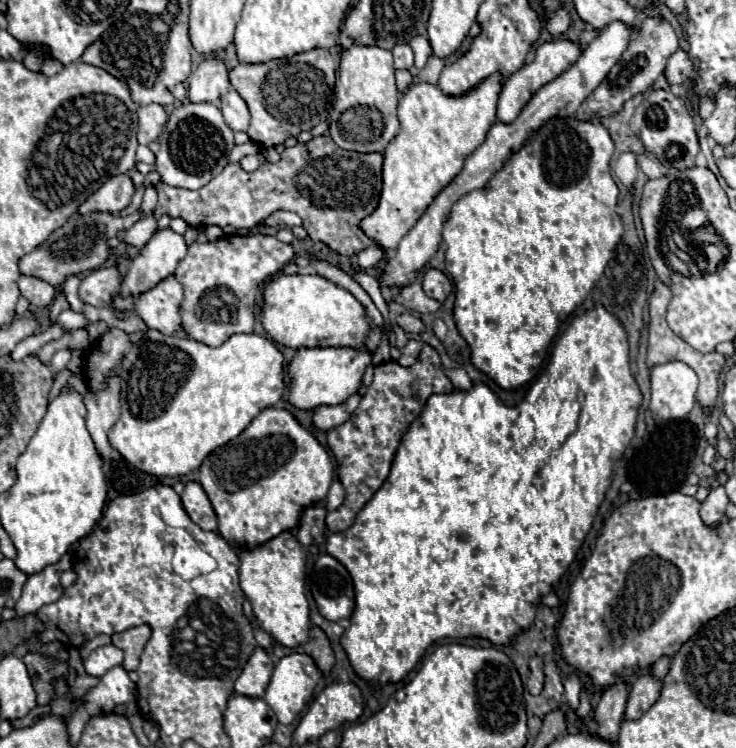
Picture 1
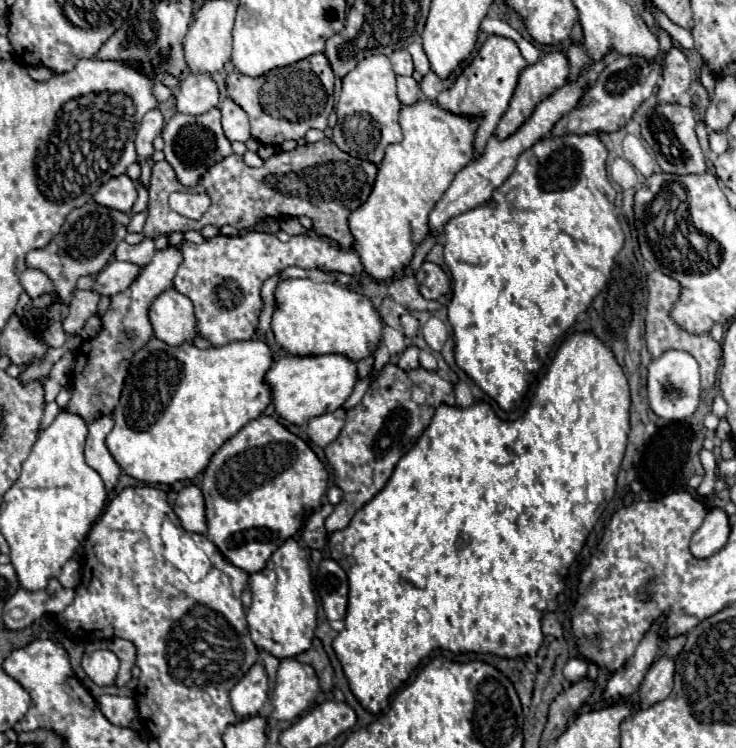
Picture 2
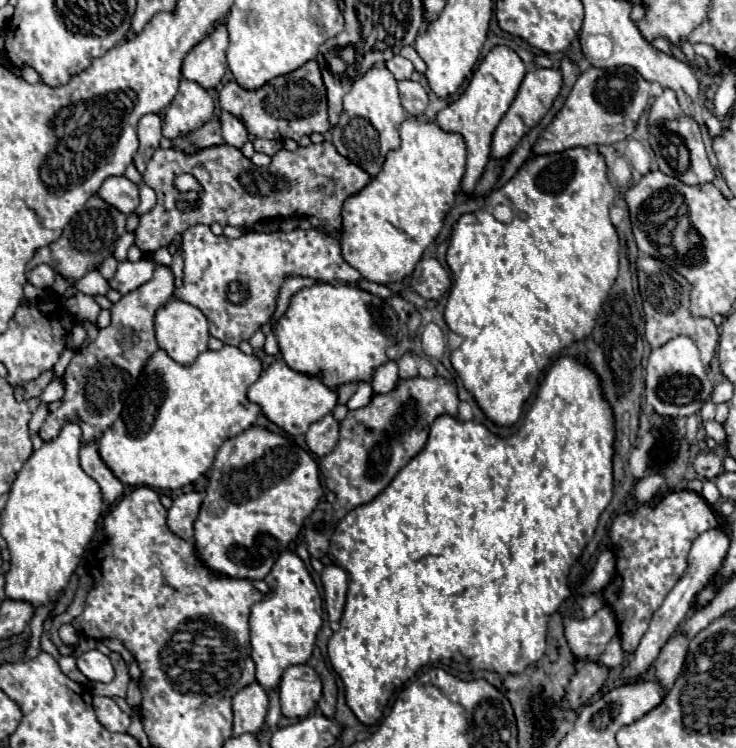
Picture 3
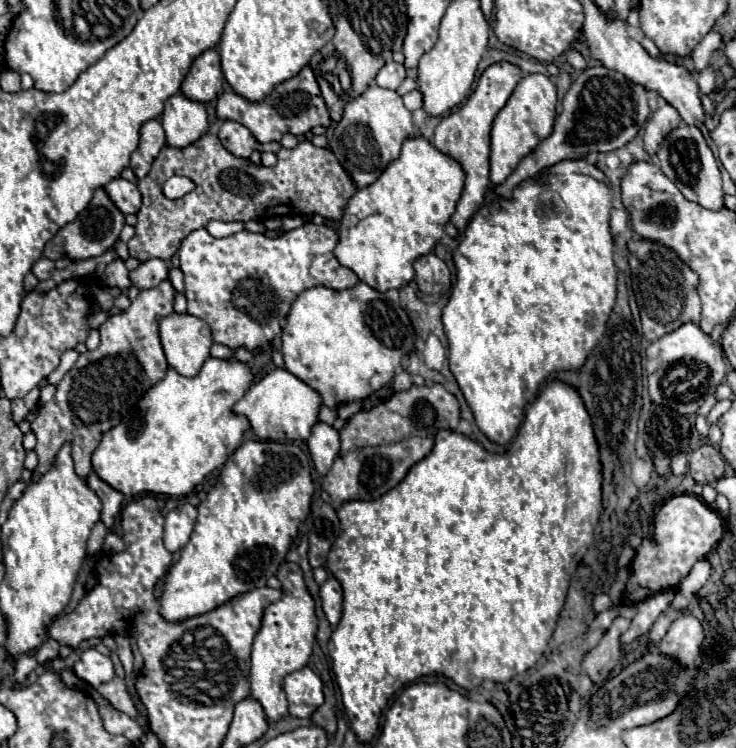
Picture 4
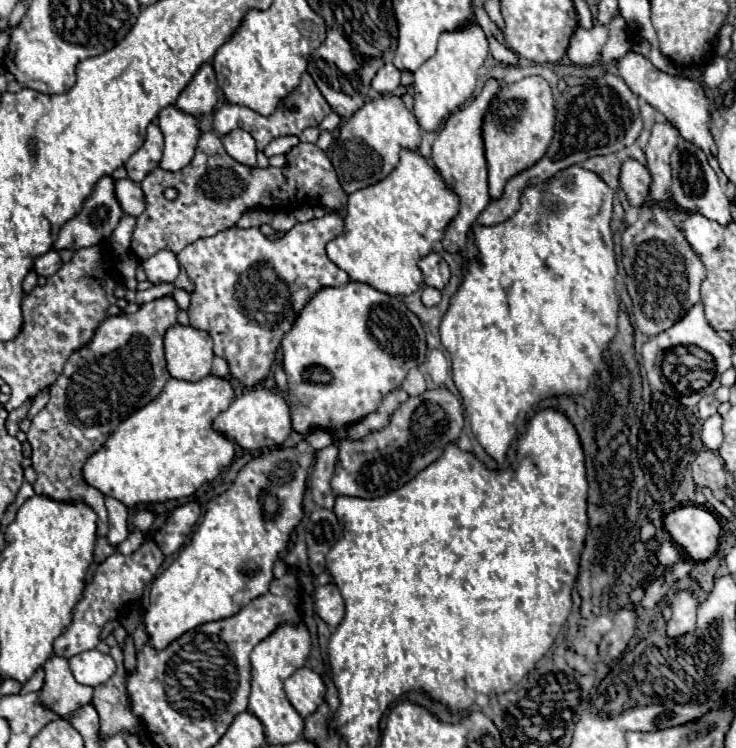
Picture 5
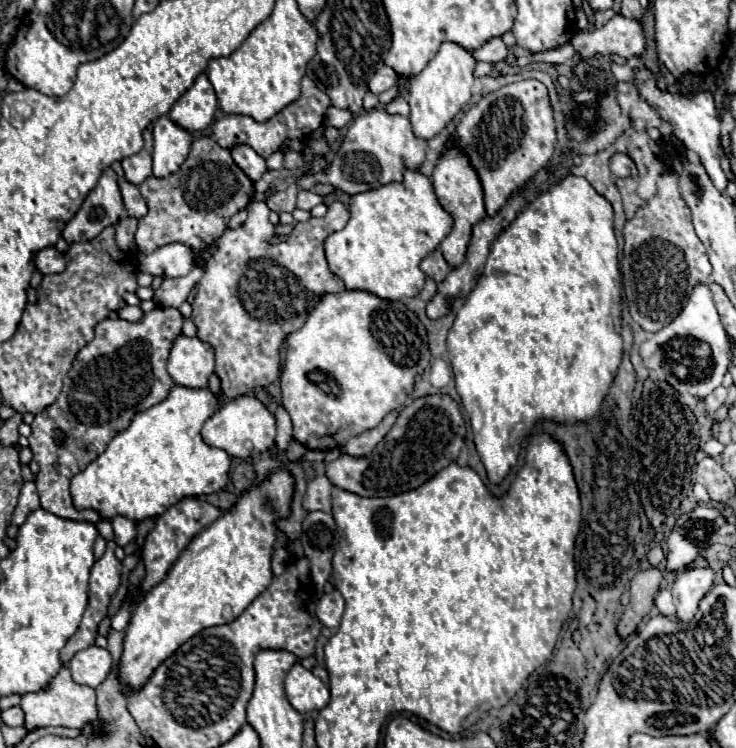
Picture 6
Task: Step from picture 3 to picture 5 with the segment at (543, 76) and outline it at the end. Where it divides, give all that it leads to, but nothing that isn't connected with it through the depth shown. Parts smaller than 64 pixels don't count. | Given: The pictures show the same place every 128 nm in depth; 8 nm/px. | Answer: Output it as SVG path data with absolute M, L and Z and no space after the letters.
M528 76L520 82L506 84L490 102L482 120L484 154L488 162L488 186L490 198L498 200L506 182L534 166L548 150L554 136L554 98L548 82L540 76Z

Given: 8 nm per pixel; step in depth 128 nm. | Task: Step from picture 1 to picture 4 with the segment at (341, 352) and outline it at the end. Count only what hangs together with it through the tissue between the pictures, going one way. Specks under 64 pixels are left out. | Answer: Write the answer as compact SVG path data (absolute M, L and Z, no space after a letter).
M272 370L270 374L266 374L260 382L252 384L248 392L232 408L234 414L248 418L256 438L274 440L274 442L308 440L312 426L316 424L318 410L320 410L318 392L314 392L302 380L292 376L288 370Z

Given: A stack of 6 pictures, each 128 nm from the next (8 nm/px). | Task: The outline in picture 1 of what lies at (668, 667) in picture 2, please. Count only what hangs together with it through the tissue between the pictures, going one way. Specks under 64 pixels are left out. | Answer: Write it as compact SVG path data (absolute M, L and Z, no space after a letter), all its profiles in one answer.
M652 674L640 676L630 688L630 698L626 704L626 718L630 720L640 718L660 698L662 686L664 682L660 678L654 678Z

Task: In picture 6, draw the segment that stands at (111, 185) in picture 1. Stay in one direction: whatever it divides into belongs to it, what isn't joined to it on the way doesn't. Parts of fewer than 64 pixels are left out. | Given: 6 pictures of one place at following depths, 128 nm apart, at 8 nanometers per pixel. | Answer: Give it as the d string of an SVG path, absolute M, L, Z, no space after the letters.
M120 178L120 192L122 192L122 198L124 198L124 206L128 210L128 216L134 216L134 218L142 218L148 210L146 210L146 202L144 198L140 196L140 190L138 186L130 184L128 180Z

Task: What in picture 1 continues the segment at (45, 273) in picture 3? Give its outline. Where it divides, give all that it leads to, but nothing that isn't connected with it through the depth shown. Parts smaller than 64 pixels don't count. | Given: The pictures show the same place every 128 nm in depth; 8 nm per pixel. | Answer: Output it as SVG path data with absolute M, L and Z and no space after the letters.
M20 276L18 288L20 288L22 296L28 302L32 302L32 304L36 304L40 308L50 306L54 302L54 298L56 298L54 286L50 286L48 282L44 282L40 278L34 278L34 276Z

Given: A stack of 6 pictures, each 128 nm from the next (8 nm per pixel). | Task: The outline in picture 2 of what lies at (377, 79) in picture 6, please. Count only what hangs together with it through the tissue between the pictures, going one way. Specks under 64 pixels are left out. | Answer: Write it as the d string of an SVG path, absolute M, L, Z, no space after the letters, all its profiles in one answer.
M398 50L390 56L390 62L392 62L392 68L396 74L400 76L412 76L414 68L412 68L412 58L406 50Z

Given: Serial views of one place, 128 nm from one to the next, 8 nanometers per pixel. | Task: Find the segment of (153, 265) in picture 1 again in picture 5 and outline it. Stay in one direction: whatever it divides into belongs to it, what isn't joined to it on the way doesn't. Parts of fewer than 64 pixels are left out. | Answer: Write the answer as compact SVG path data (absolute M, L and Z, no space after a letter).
M164 296L154 302L142 304L138 312L134 314L122 314L122 316L108 316L100 322L94 338L84 348L76 350L66 366L60 378L50 388L50 400L48 404L32 418L32 426L28 430L28 442L32 446L32 466L38 474L38 480L34 482L34 492L38 496L52 498L56 502L84 502L98 514L98 536L108 534L108 514L104 506L104 496L88 486L82 476L84 462L102 448L102 444L108 440L108 436L118 428L120 424L120 412L118 412L118 390L138 390L138 410L162 392L164 384L170 380L170 374L166 370L164 360L164 334L170 326L176 326L178 306L174 298Z

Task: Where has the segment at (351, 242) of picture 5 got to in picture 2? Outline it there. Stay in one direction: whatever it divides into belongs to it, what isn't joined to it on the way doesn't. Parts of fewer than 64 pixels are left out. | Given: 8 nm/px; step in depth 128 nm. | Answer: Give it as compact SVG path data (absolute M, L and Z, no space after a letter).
M416 102L414 106L402 106L399 124L404 140L386 148L368 200L348 218L354 250L366 274L378 282L394 280L414 258L416 246L430 234L428 216L432 208L454 176L474 158L472 138L478 120L450 114L438 104Z

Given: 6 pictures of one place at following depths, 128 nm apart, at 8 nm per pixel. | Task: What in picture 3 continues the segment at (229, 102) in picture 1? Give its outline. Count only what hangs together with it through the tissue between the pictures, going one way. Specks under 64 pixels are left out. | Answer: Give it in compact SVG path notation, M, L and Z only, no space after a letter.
M222 112L222 138L226 144L234 148L242 148L244 142L248 142L248 132L240 120L236 120L232 114Z

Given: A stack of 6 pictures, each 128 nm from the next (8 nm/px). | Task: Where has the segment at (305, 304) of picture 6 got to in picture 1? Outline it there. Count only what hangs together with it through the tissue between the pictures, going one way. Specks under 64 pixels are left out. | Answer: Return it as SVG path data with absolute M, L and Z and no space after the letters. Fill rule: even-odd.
M264 234L224 236L206 244L190 244L186 260L174 272L184 286L182 328L190 338L208 346L220 346L232 334L250 334L254 330L254 306L260 286L270 274L294 262L296 254L298 250L292 244ZM370 244L368 248L364 248L364 252L358 254L358 264L360 264L360 268L370 268L370 266L374 266L382 256L384 256L384 250L382 250L380 246L376 246L376 244Z

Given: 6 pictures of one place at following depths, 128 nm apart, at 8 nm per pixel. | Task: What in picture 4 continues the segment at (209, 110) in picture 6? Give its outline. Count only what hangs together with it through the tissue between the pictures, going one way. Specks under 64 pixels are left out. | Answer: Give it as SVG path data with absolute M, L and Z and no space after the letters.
M206 50L194 60L186 80L182 82L182 92L184 96L192 96L192 100L200 100L202 104L208 104L218 96L222 86L224 86L224 78L220 72L218 52Z

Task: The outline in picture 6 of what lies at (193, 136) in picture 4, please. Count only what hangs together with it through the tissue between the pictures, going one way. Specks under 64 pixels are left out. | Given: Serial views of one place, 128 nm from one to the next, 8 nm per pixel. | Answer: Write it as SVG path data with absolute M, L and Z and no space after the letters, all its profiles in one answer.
M160 116L154 122L152 132L154 132L152 174L156 178L164 178L180 168L180 164L188 156L192 136L184 128L176 126L168 116Z

